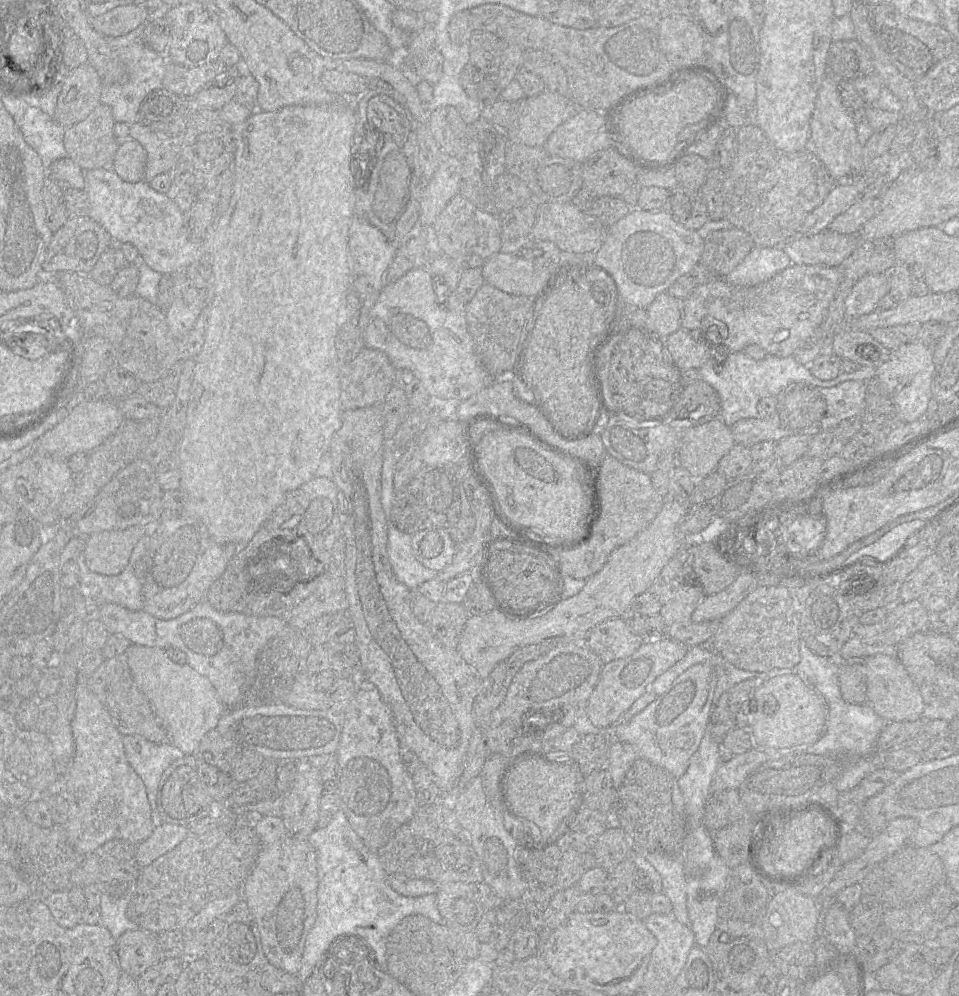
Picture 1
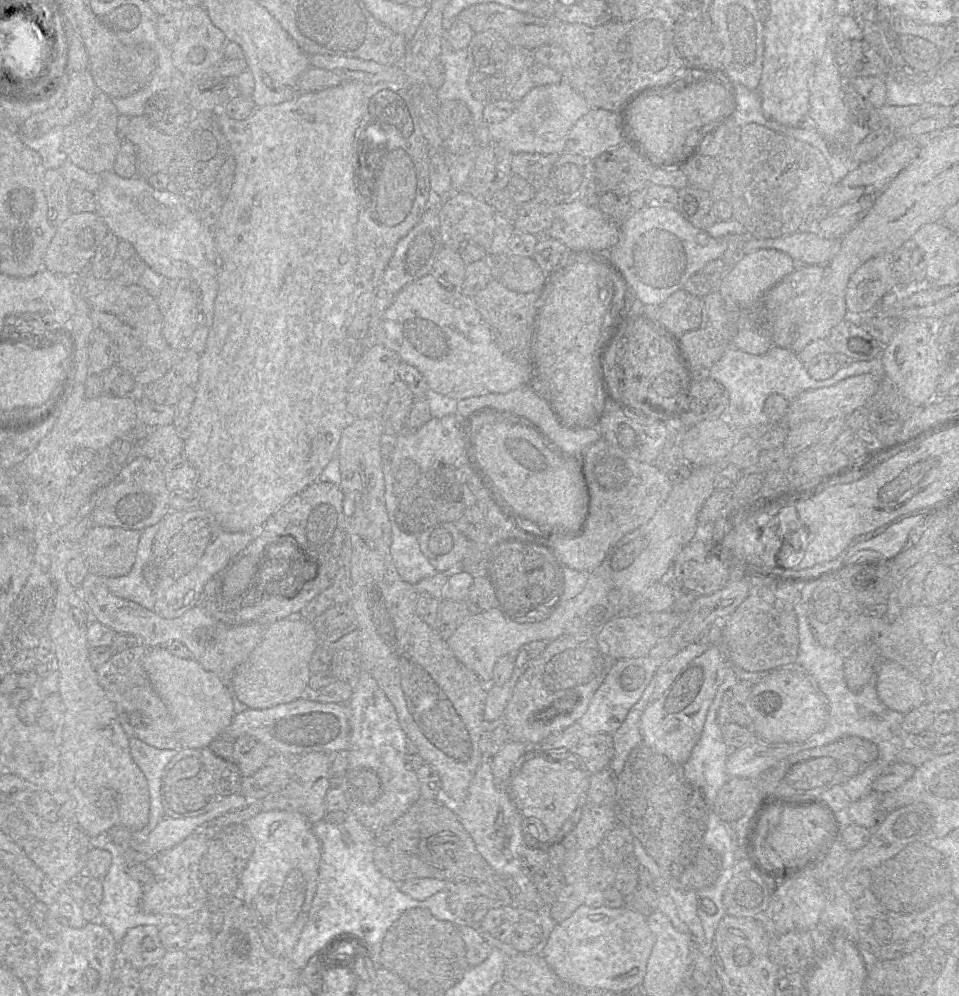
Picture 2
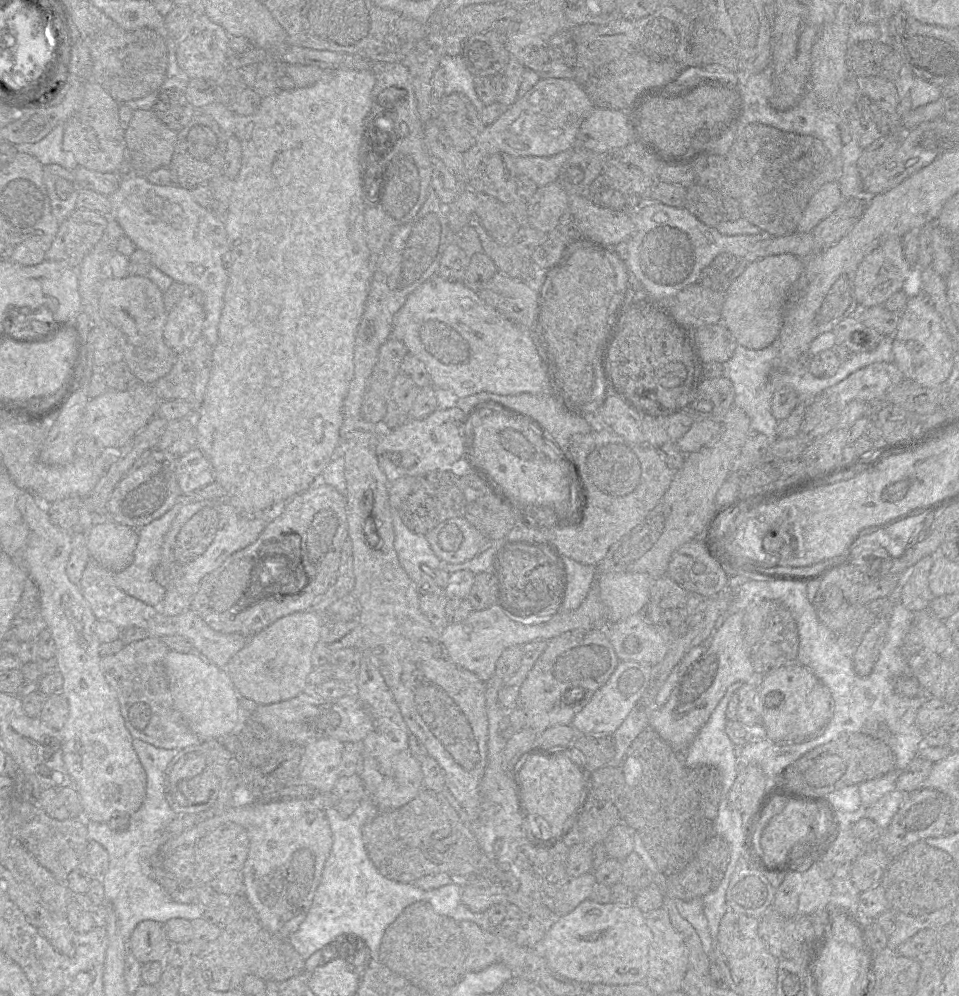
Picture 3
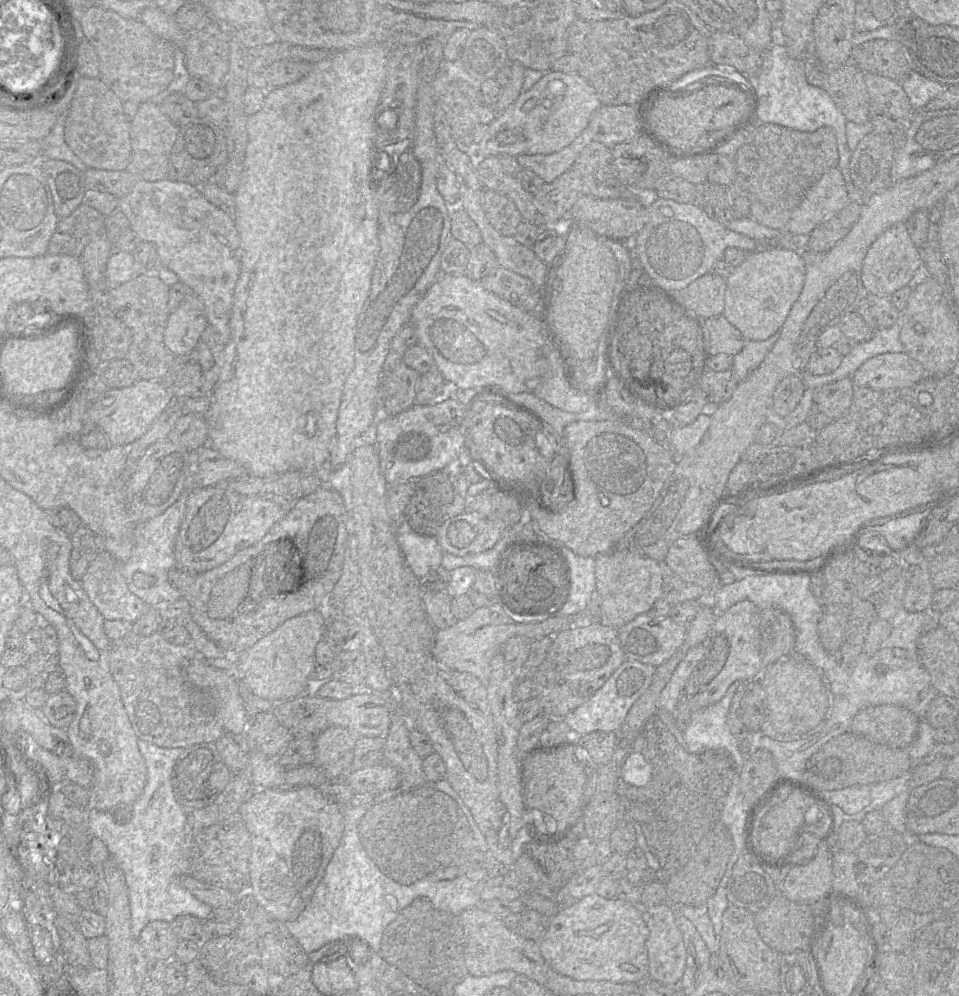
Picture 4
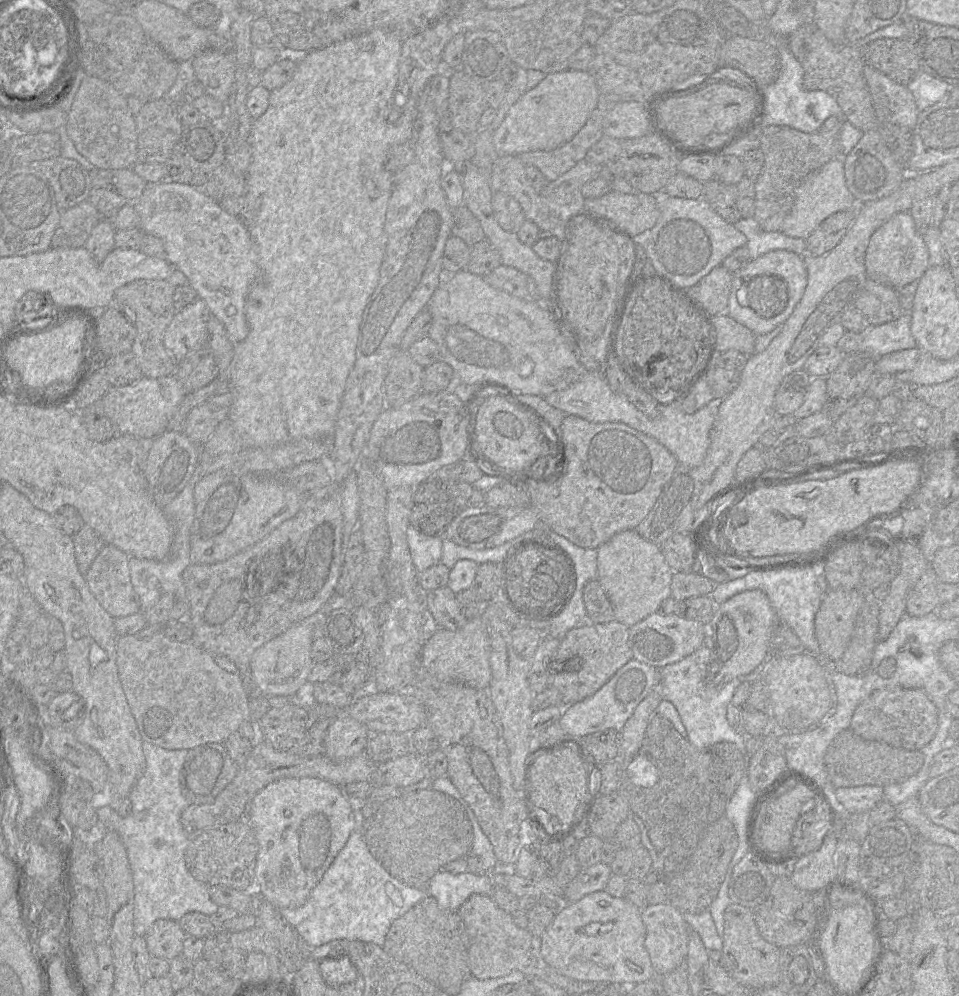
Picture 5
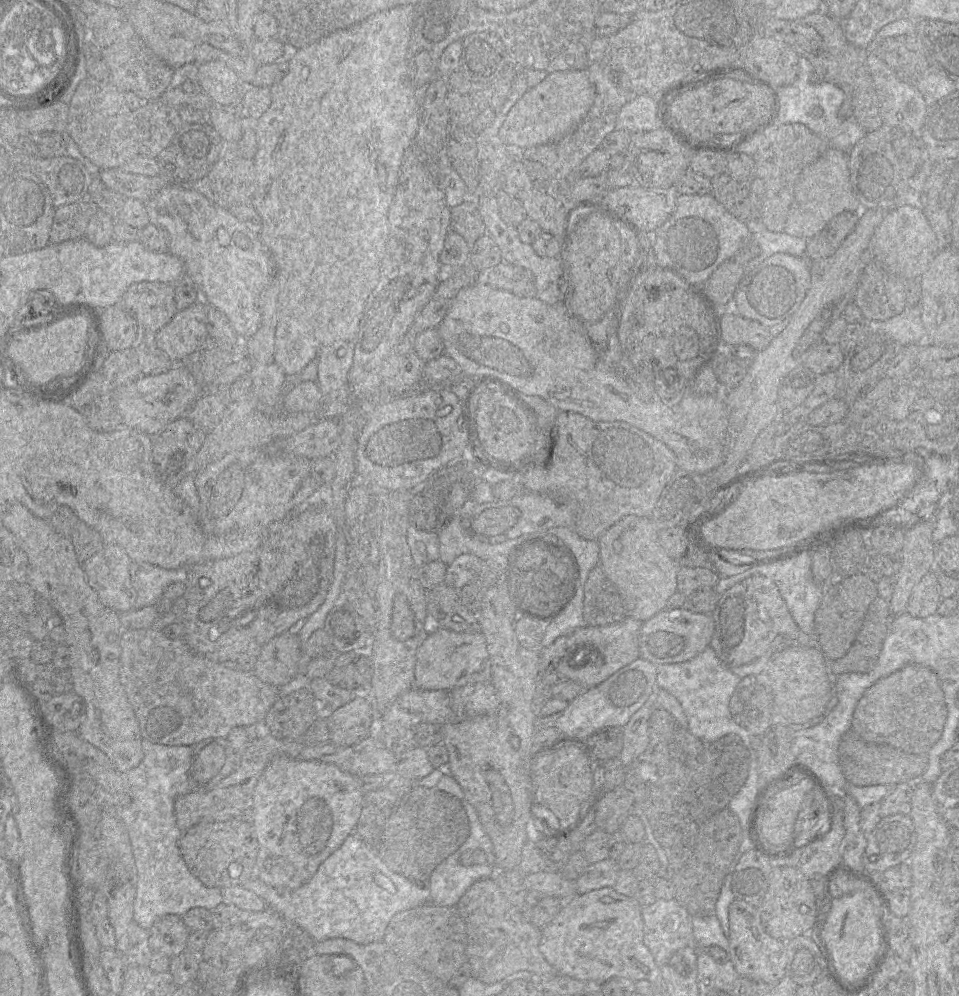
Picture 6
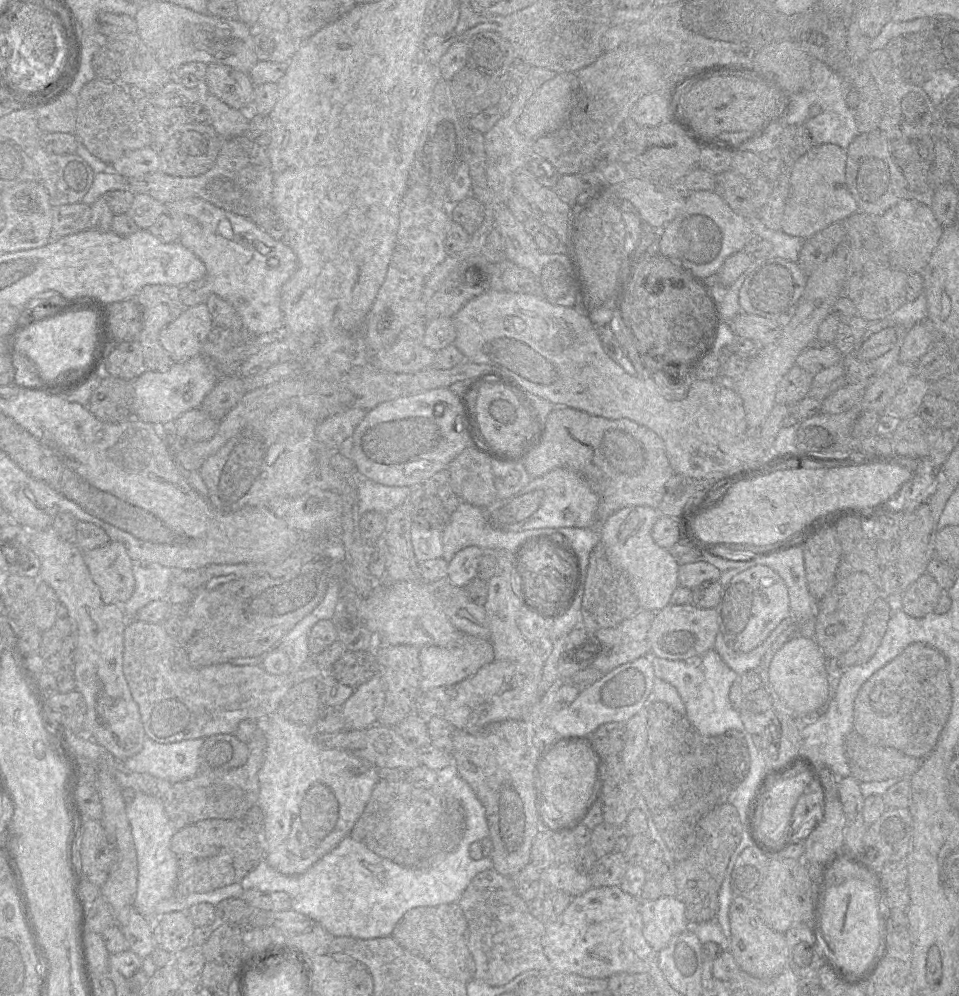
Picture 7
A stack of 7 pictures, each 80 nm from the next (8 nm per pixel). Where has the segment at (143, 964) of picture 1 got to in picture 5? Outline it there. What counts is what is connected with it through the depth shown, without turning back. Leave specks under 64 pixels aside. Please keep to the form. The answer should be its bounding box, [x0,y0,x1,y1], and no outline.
[144,919,187,961]

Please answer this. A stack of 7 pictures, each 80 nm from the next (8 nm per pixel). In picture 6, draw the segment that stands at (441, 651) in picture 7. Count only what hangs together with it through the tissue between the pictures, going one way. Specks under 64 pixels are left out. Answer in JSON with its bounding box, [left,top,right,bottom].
[414,627,491,690]

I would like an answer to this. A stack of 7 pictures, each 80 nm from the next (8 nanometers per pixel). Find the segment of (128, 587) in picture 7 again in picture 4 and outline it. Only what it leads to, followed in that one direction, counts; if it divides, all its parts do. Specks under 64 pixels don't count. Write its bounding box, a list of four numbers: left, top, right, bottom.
[81,550,151,623]

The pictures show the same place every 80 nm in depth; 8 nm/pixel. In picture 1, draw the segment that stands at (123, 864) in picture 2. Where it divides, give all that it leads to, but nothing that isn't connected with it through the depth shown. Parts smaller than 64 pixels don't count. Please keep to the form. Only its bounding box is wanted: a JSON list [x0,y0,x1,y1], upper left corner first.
[99,891,141,940]

